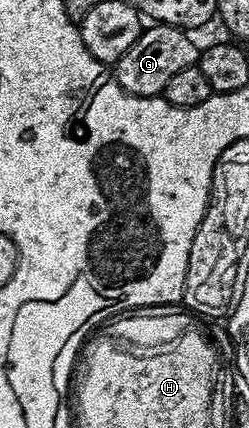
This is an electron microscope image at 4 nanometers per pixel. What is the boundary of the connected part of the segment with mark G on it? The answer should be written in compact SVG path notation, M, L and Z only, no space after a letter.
M151 24L143 28L142 34L124 51L122 58L112 69L112 76L125 93L137 97L156 97L168 87L168 79L184 71L184 67L197 65L200 56L200 45L193 41L191 34L176 25Z

